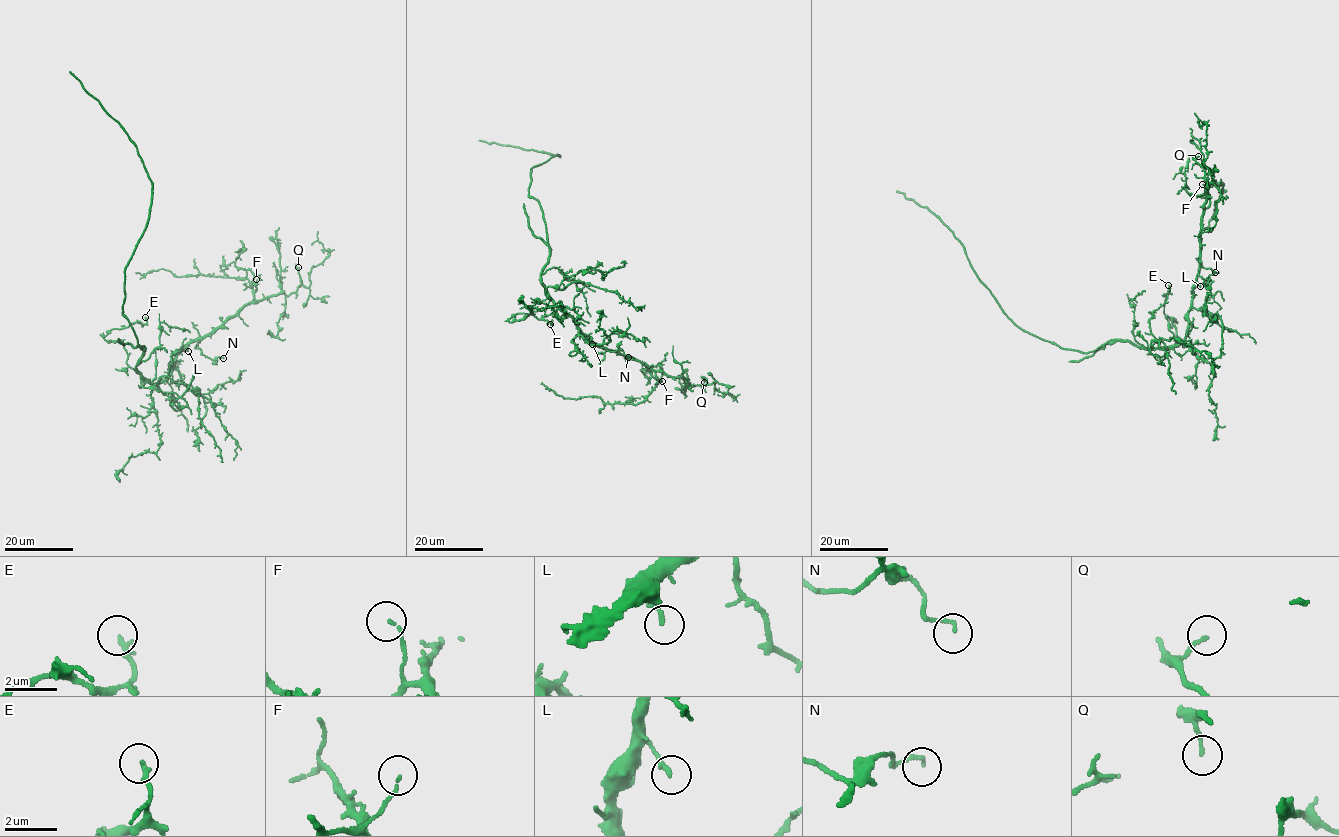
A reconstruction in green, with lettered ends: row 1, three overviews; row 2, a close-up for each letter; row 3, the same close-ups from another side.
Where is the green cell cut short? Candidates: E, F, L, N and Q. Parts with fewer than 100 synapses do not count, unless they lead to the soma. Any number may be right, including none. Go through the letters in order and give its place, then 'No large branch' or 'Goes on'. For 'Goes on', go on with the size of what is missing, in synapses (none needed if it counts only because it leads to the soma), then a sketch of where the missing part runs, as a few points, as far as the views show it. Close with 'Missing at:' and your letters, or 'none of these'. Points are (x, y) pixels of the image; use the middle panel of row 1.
E: Place: (550, 324). No large branch
F: Place: (662, 381). No large branch
L: Place: (592, 344). No large branch
N: Place: (628, 357). No large branch
Q: Place: (704, 382). No large branch
Missing at: none of these

